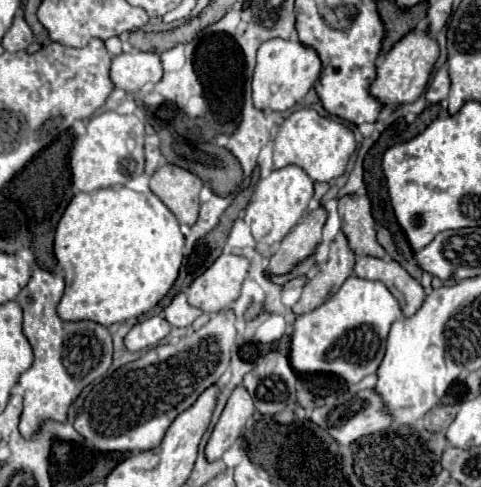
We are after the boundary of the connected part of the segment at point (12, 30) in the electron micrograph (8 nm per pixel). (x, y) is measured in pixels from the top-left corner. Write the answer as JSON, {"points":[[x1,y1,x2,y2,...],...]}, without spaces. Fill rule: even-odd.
{"points":[[18,10,16,16,14,16,12,26,8,28,8,32,2,38,2,46,8,52,18,52,18,50,26,50,32,44,32,40,34,40,32,38,32,30,24,20,22,10]]}

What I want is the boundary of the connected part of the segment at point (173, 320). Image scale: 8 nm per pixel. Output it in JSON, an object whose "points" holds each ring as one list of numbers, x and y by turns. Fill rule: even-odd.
{"points":[[178,294,174,296,174,300,170,302,170,306,164,308,164,318,168,324,172,326,190,326,202,312,194,306,190,306,186,302,186,294]]}

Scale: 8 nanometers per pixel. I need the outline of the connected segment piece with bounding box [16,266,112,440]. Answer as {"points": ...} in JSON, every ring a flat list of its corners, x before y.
{"points":[[34,266,30,282,16,298,24,310,24,336,34,350,34,364,20,376,20,386,24,388,24,410,18,430,26,440,38,434,46,420,66,422,70,404,112,364,112,336,108,328,96,322,64,322,58,318,56,308,63,293,62,276]]}

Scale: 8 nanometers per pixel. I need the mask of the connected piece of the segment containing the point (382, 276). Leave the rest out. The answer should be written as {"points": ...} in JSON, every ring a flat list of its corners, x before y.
{"points":[[360,256,356,260,354,272,360,278,384,282,388,290,398,298,404,316,412,316,426,298,422,284,416,278,412,278,396,260]]}

